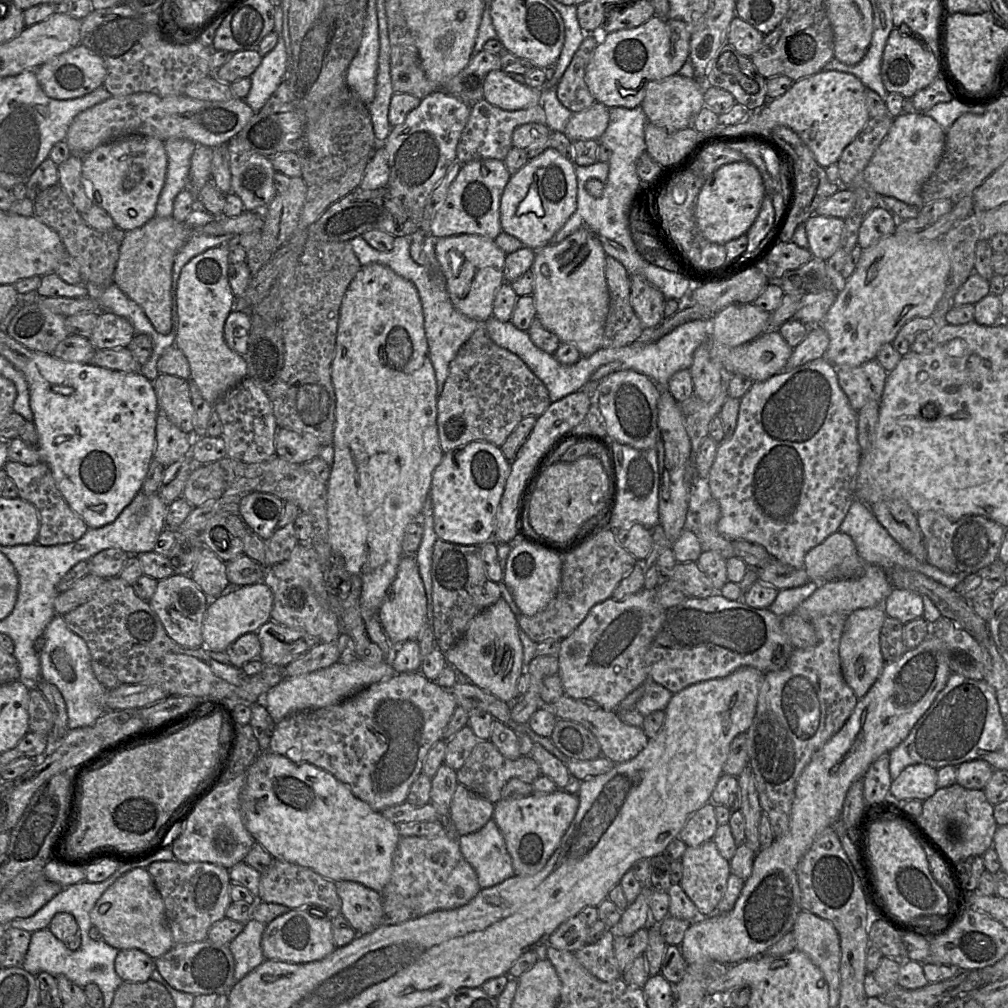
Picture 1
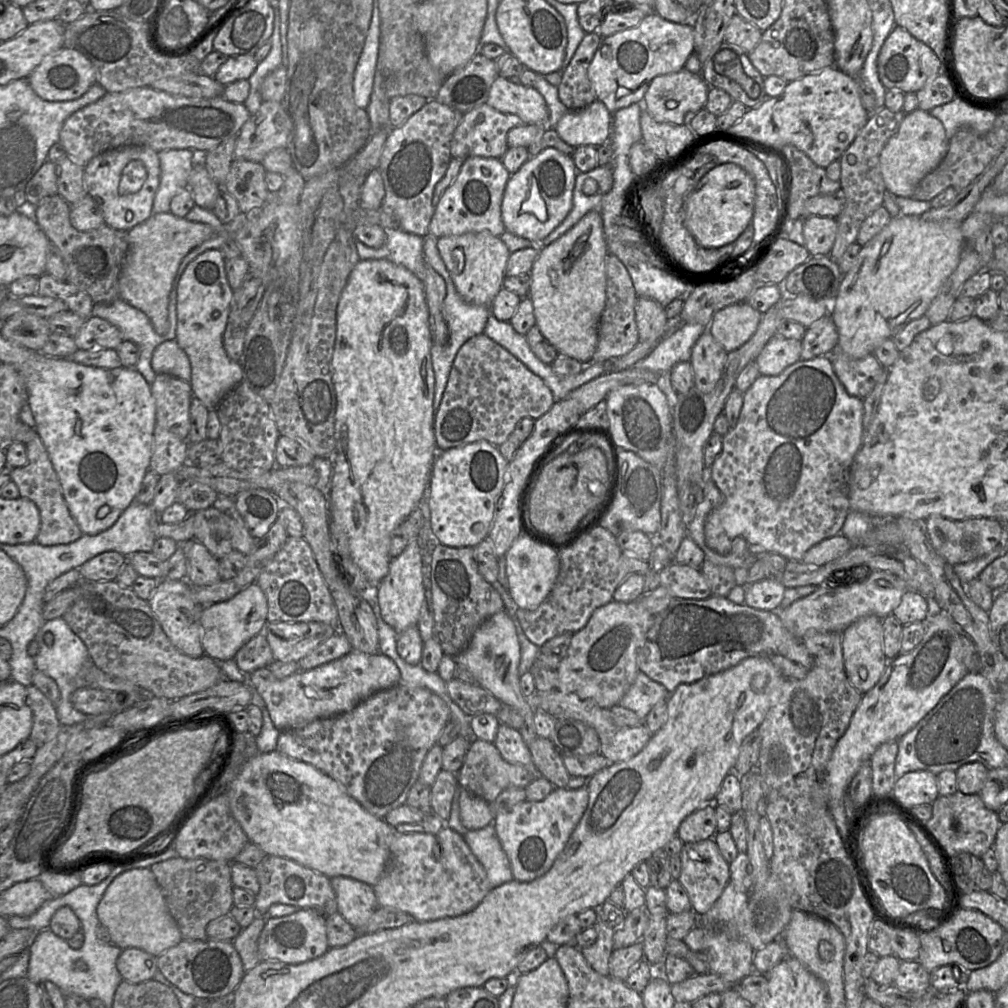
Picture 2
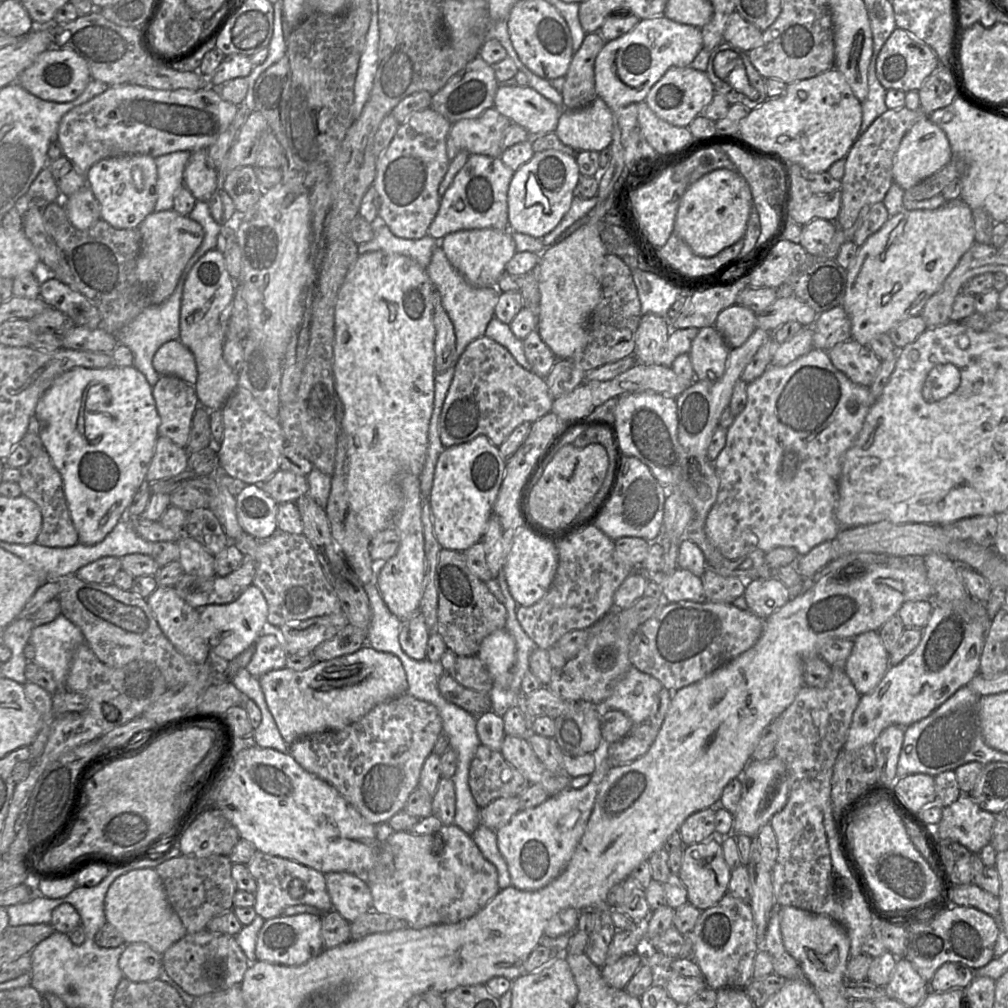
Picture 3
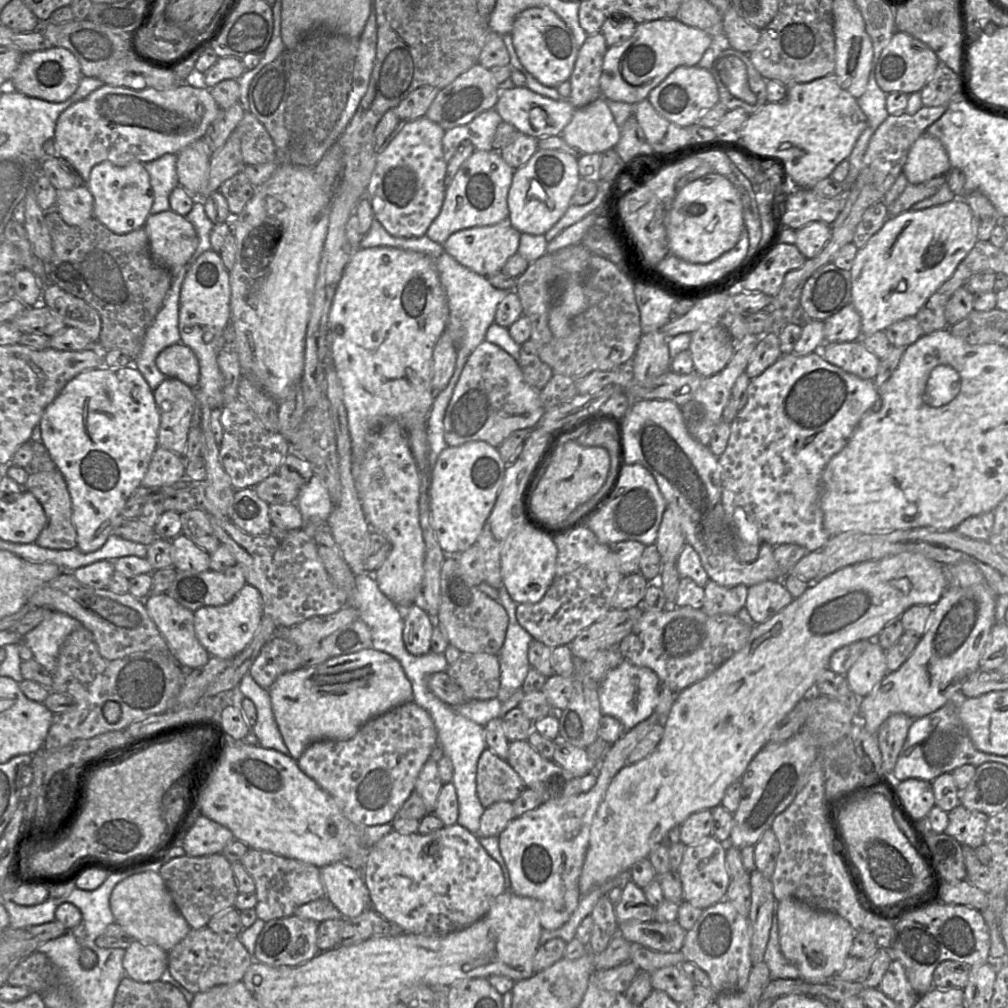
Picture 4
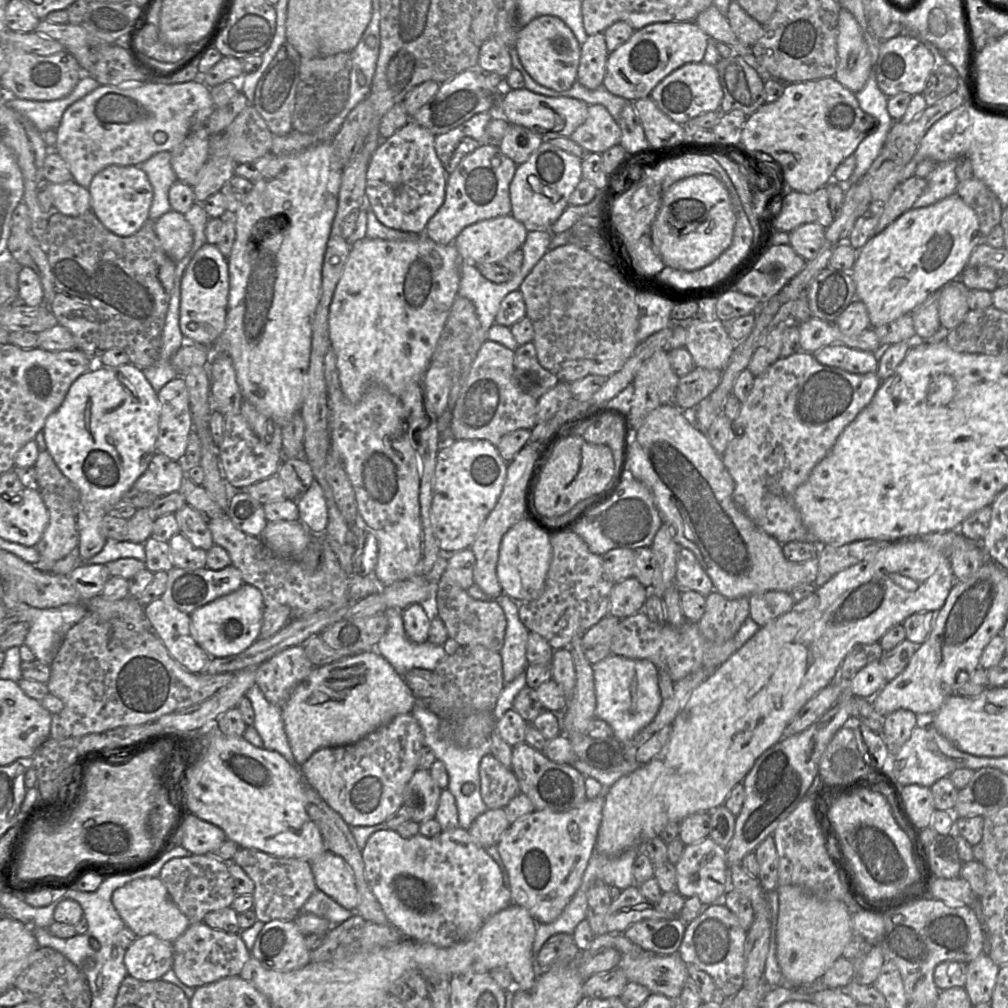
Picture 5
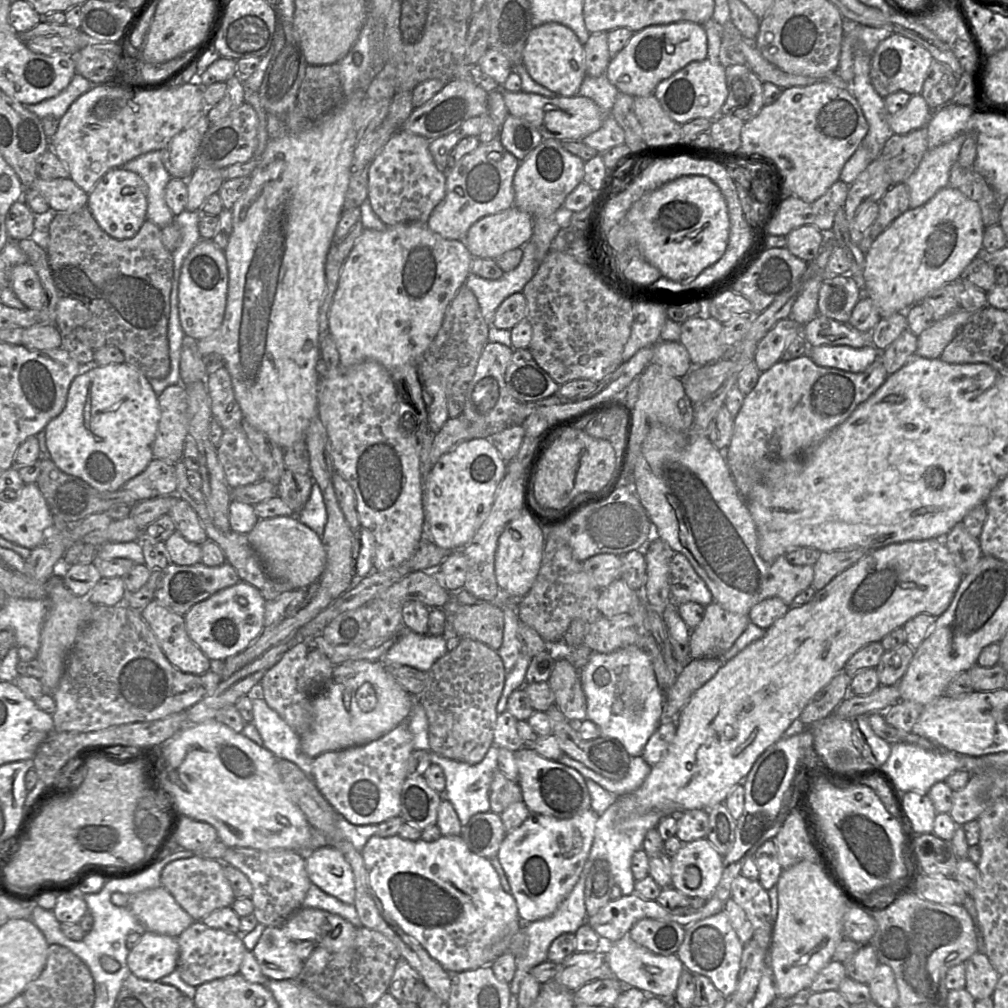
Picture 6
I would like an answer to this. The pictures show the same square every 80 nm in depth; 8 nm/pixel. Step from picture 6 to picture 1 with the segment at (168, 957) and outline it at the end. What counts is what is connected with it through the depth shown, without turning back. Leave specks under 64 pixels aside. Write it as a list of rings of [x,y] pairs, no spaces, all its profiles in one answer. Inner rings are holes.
[[[138,949],[120,950],[114,968],[123,982],[142,983],[151,979],[155,960]]]

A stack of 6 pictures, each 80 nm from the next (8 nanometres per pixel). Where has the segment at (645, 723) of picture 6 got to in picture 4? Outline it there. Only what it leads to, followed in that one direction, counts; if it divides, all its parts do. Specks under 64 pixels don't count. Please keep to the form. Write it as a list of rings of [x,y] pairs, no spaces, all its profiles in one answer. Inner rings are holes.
[[[624,660],[619,666],[611,669],[599,685],[601,712],[618,719],[628,731],[653,714],[659,685],[660,679],[653,670]]]

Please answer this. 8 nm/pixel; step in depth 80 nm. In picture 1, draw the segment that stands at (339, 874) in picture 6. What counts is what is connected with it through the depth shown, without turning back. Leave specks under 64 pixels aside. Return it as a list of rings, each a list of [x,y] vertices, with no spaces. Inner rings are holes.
[[[353,881],[335,882],[344,916],[358,935],[372,932],[380,925],[384,898],[380,892]]]

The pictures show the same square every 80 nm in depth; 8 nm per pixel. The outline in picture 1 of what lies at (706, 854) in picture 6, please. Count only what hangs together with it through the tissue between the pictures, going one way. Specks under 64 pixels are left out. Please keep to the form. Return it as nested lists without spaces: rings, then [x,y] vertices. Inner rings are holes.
[[[711,839],[698,846],[687,846],[681,862],[680,885],[698,908],[700,917],[712,915],[726,890],[731,873],[730,861],[720,854],[715,842]]]

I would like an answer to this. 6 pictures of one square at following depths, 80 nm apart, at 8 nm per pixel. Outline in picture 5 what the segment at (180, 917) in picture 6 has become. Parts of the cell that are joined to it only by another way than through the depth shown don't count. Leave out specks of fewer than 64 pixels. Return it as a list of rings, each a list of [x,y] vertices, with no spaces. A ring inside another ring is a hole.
[[[143,877],[132,880],[113,891],[111,901],[125,923],[137,937],[155,935],[173,943],[191,925],[189,919],[179,910],[159,877]]]

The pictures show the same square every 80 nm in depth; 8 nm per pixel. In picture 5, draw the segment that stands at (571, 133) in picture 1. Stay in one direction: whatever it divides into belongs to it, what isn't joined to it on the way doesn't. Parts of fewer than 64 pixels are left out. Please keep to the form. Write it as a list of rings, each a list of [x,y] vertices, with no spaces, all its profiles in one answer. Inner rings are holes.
[[[601,104],[588,106],[587,118],[569,137],[591,153],[602,154],[621,141],[621,128]]]

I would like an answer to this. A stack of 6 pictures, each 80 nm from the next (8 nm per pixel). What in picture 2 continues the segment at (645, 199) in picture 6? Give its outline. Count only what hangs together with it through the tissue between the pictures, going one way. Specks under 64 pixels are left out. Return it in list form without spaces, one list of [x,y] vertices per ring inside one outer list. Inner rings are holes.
[[[734,163],[719,164],[704,175],[685,201],[684,224],[697,243],[720,248],[733,243],[752,222],[755,183],[750,174]]]

